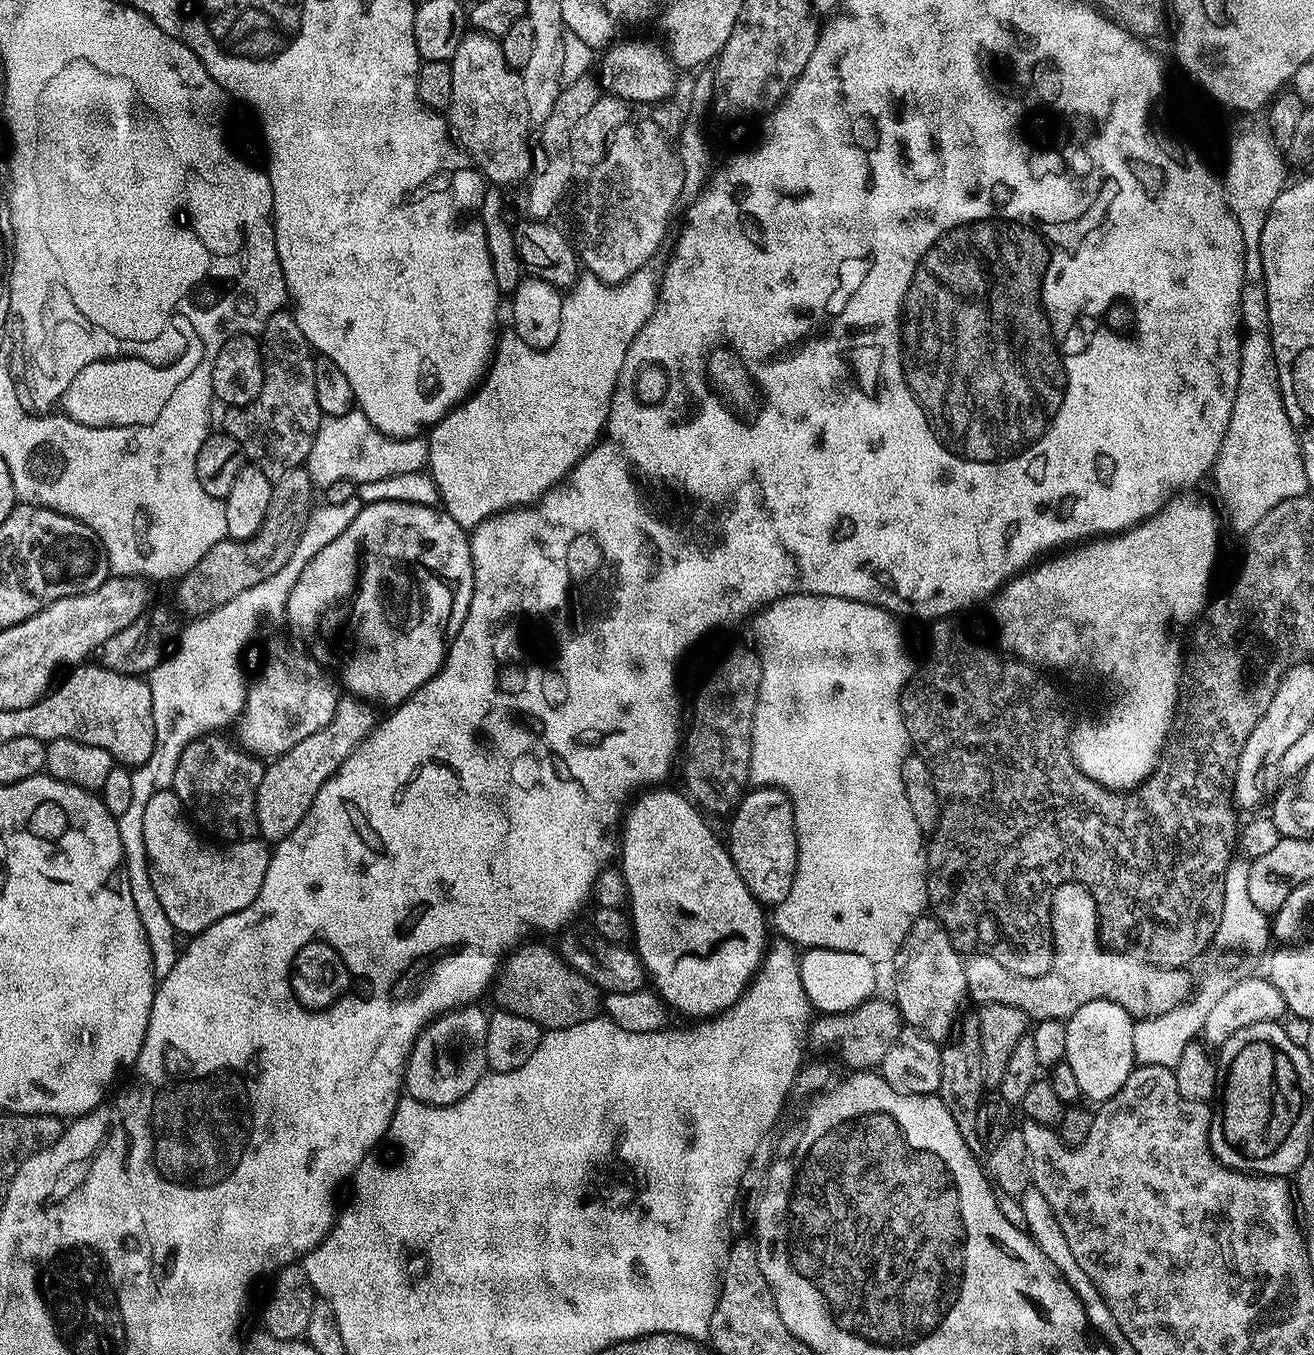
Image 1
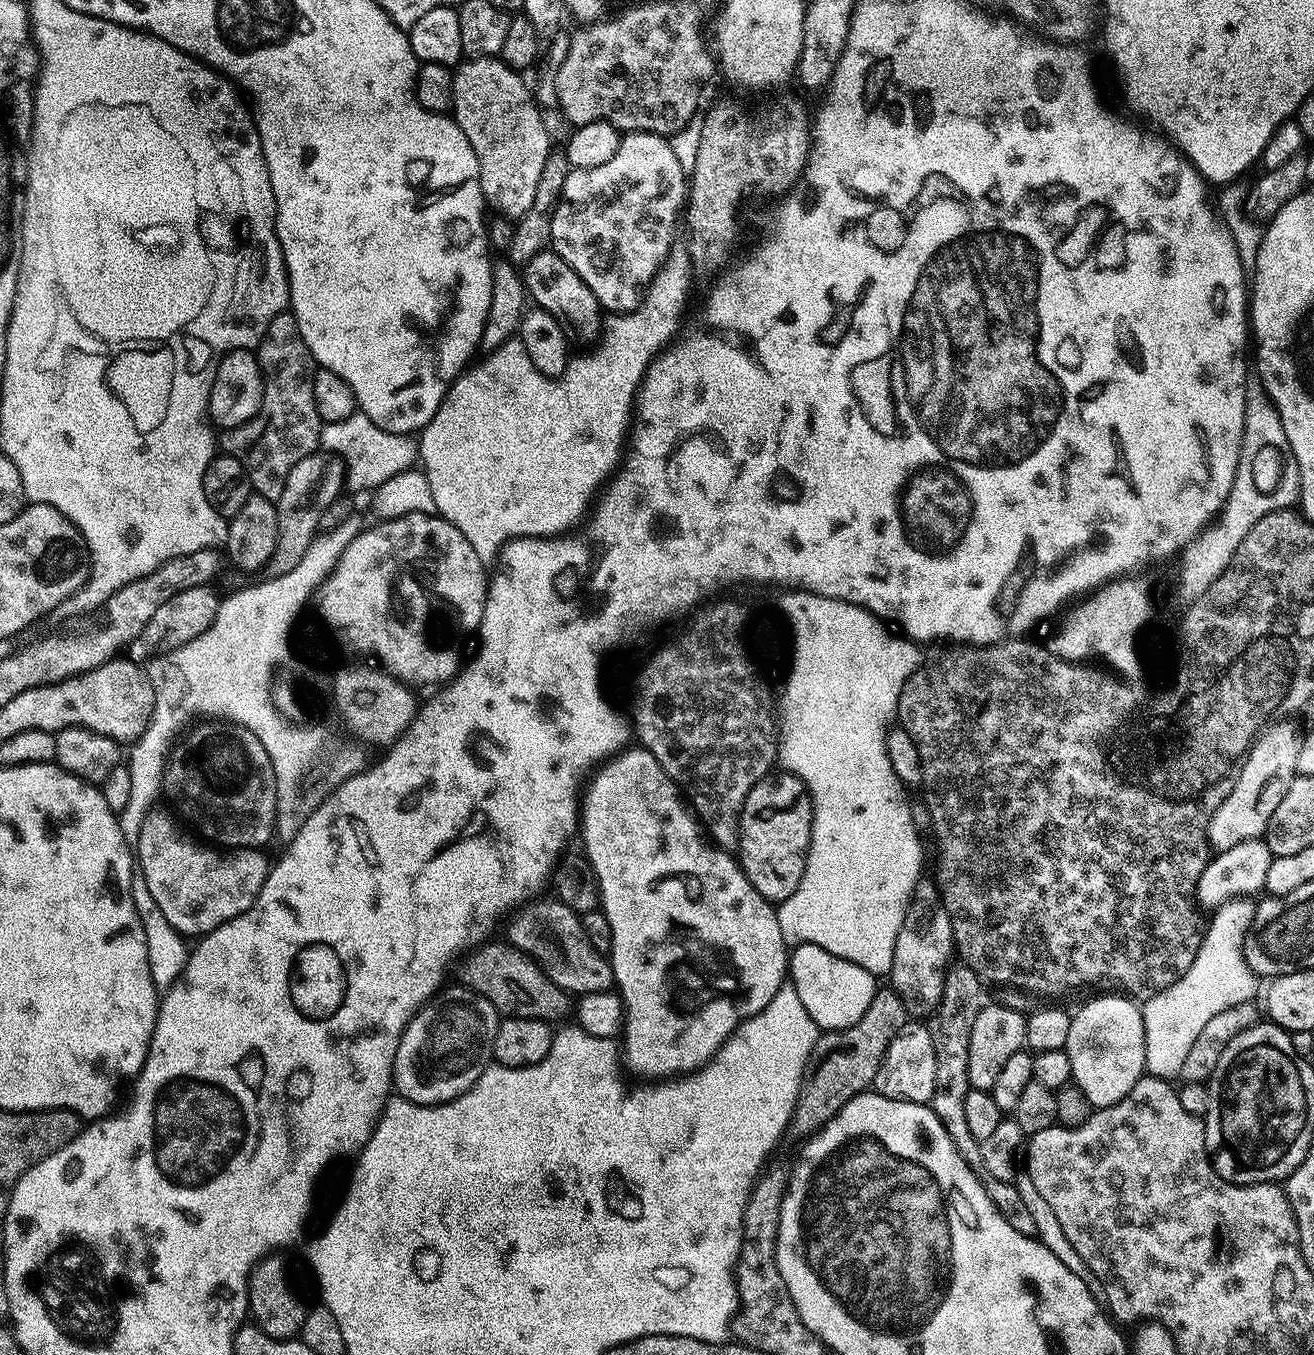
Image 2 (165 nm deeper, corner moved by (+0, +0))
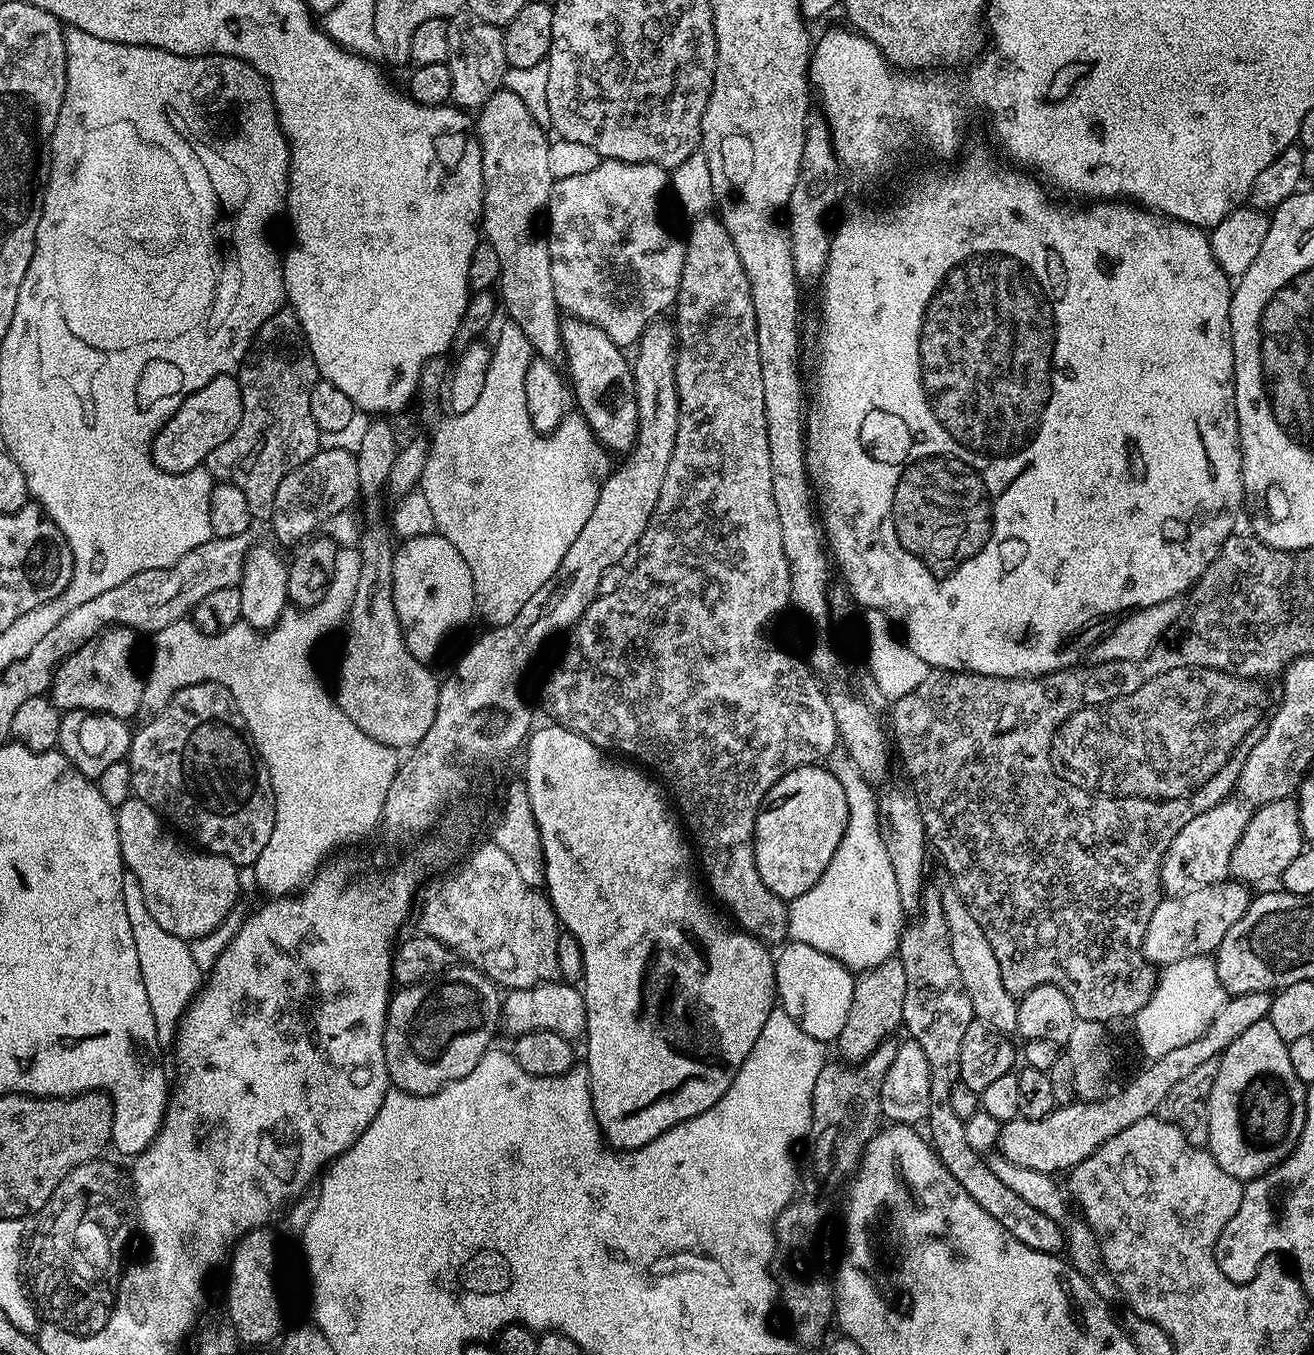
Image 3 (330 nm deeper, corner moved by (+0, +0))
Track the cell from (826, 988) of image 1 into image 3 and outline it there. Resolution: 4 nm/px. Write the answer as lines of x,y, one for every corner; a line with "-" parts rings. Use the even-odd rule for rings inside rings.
795,942
785,943
775,961
779,1007
784,1008
810,1038
821,1042
835,1041
842,1026
846,1026
846,1014
850,1014
850,1002
854,999
856,982
853,973
830,954

